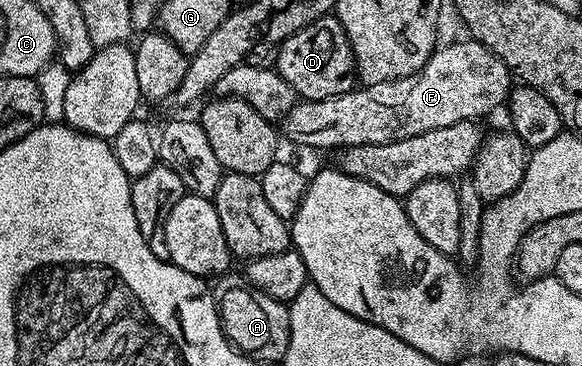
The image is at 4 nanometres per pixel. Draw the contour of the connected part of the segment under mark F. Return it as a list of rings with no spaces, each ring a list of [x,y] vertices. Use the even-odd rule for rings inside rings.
[[[464,40],[442,45],[423,64],[417,74],[406,78],[391,78],[388,82],[375,82],[368,88],[354,88],[345,94],[331,96],[323,100],[298,100],[286,112],[279,123],[279,130],[297,146],[310,146],[313,150],[337,150],[363,144],[391,144],[435,128],[447,128],[451,124],[481,120],[484,114],[492,112],[496,106],[504,107],[511,89],[511,72],[481,42]]]

